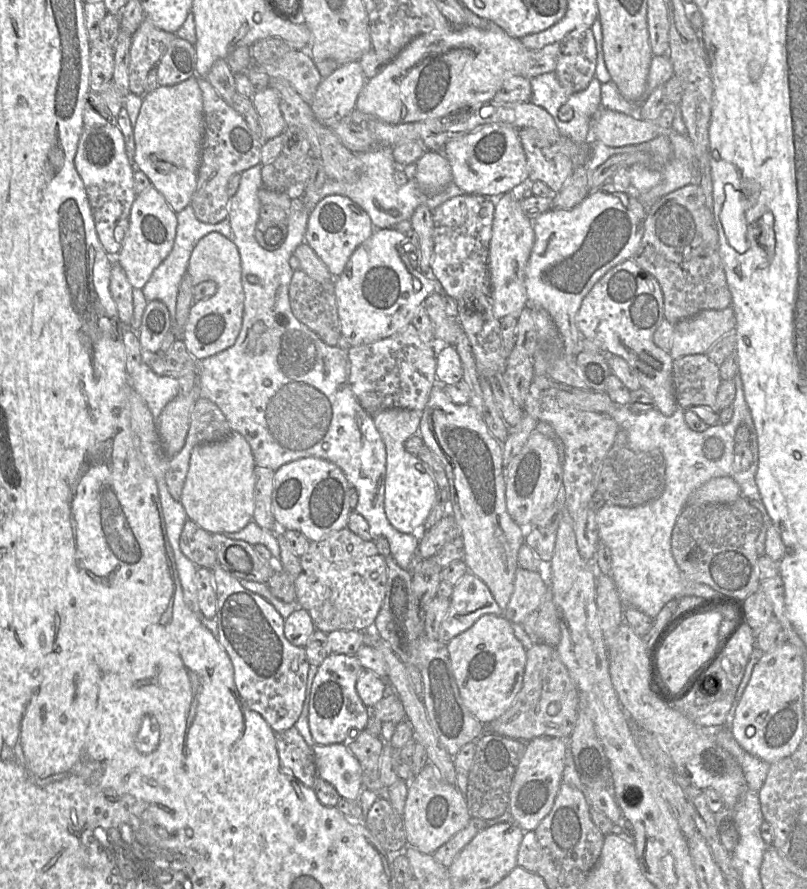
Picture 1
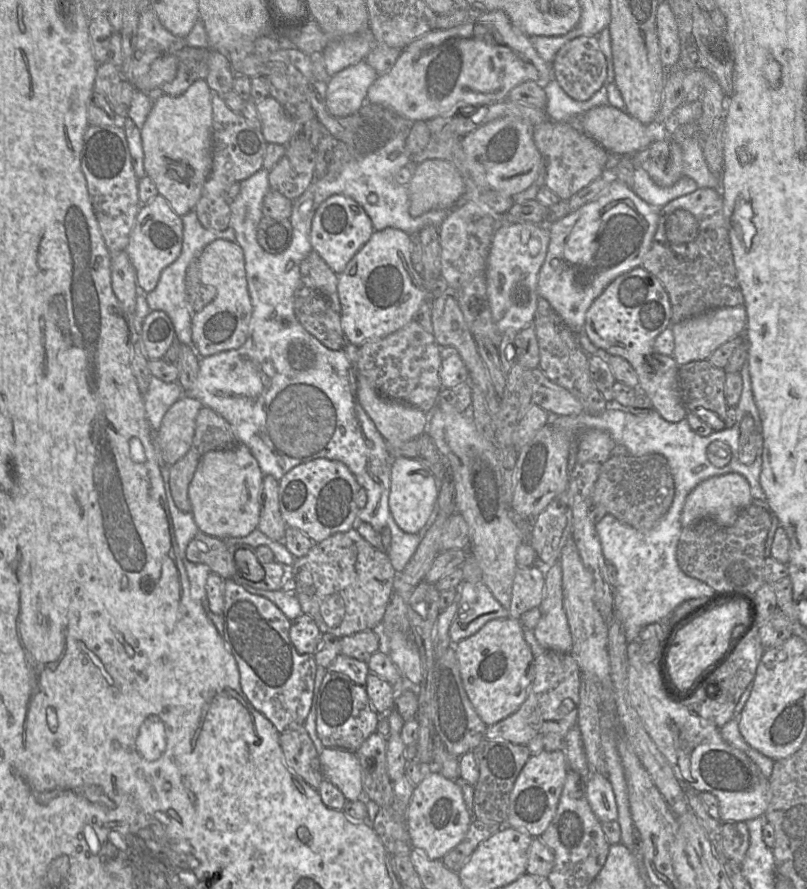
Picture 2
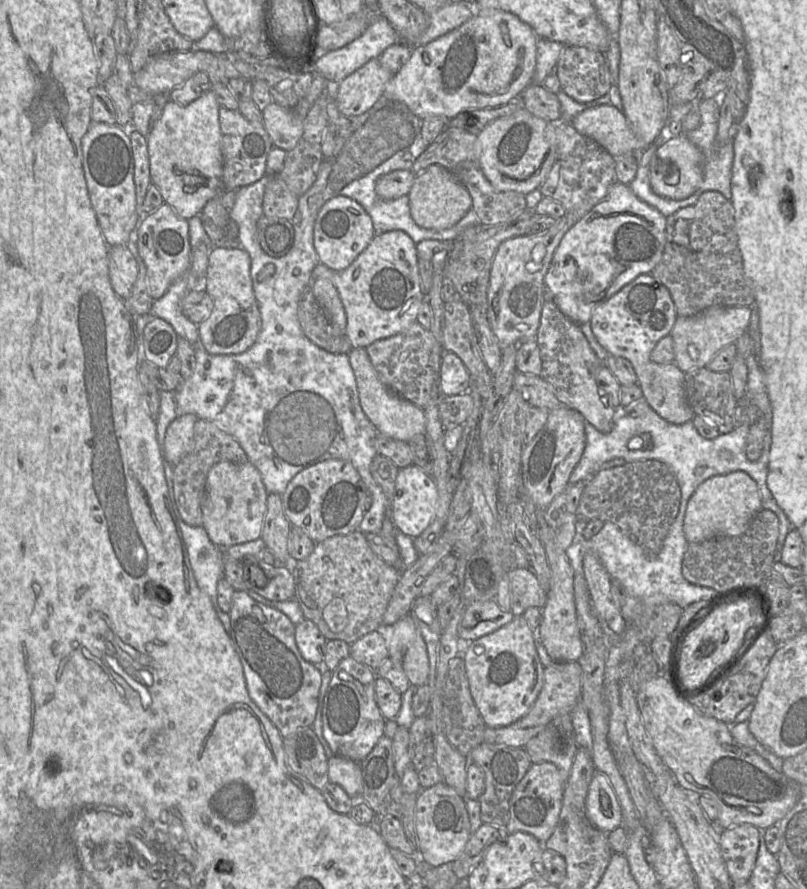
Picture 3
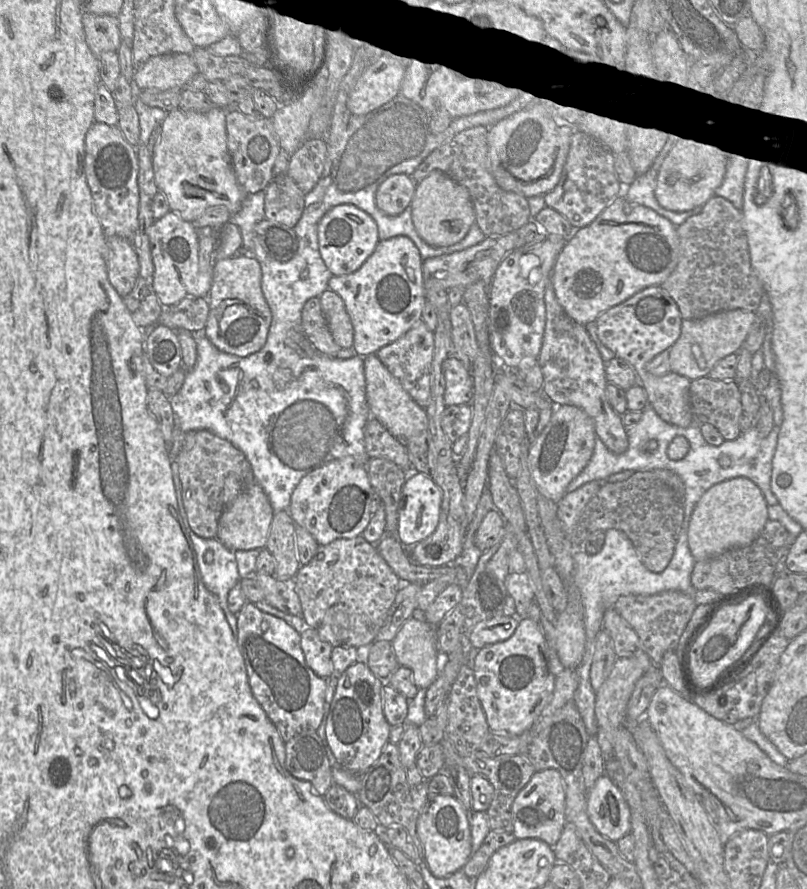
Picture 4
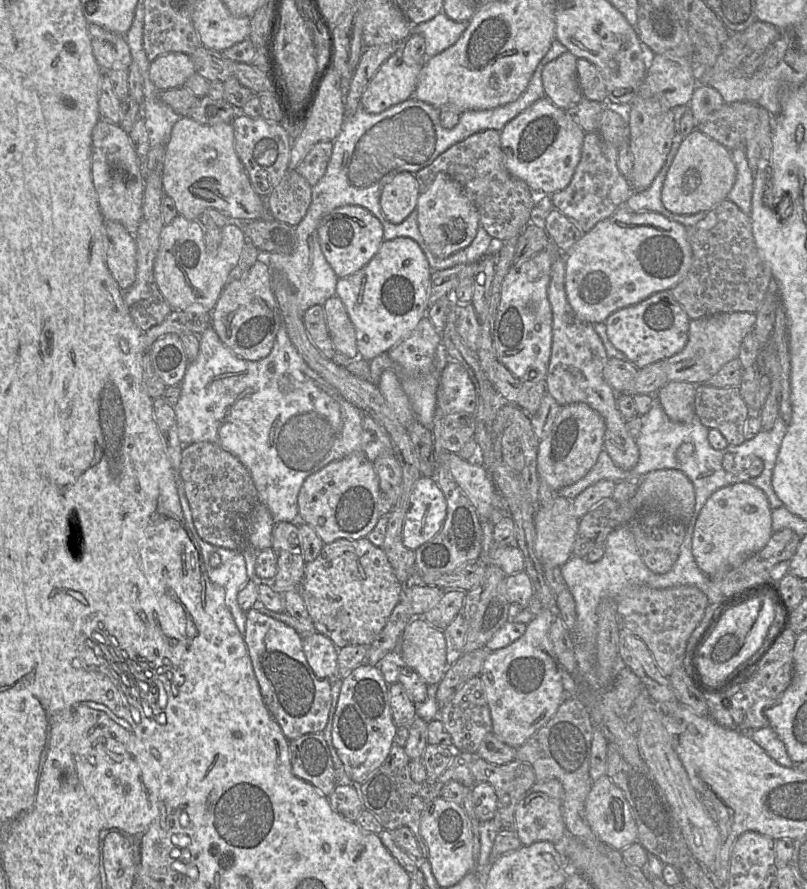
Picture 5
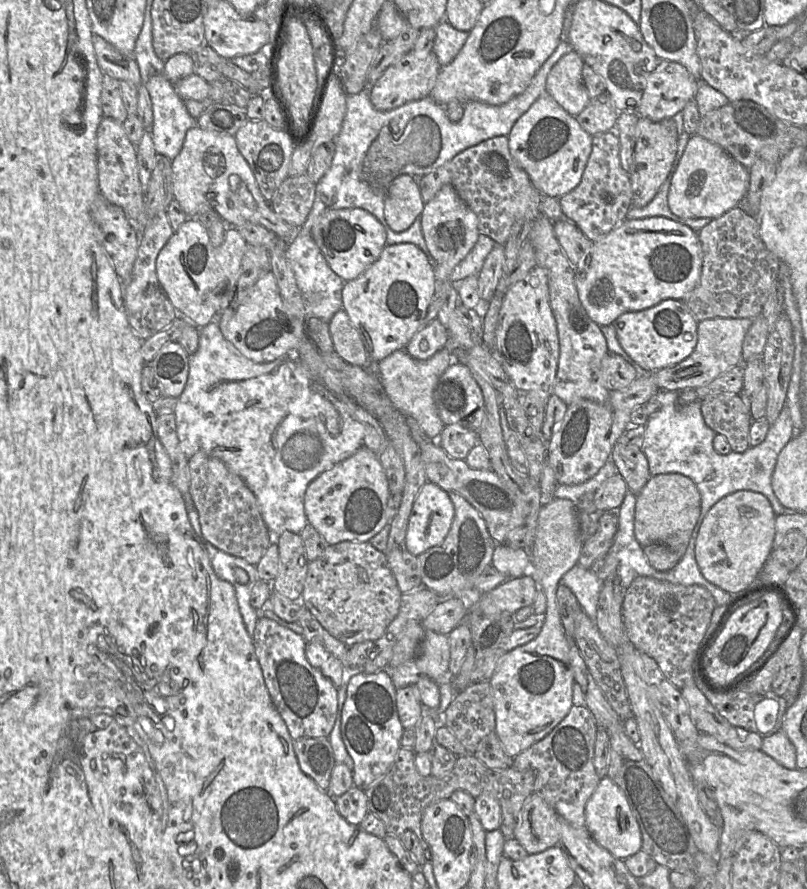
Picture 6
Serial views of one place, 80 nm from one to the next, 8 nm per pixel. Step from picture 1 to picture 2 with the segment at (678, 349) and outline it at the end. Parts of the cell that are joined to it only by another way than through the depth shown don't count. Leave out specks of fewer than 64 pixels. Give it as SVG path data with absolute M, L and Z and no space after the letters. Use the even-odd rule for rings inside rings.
M743 305L721 307L687 318L671 325L674 337L672 357L679 366L697 360L708 360L710 355L733 337L744 334L747 312Z

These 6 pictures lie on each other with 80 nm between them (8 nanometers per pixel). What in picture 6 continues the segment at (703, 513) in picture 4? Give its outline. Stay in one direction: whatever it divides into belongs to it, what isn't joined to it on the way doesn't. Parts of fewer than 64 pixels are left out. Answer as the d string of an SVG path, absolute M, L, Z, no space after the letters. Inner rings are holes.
M740 490L720 499L706 514L695 542L695 558L706 580L730 593L740 593L759 582L758 576L769 559L775 538L776 514L763 494Z

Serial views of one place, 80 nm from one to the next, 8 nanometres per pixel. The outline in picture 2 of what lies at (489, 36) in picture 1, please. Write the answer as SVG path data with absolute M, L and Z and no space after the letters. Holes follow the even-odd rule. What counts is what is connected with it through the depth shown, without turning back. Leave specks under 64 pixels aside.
M496 10L492 12L481 13L477 17L471 17L469 21L453 28L433 29L430 32L419 37L418 39L414 40L412 43L401 50L401 54L393 68L390 71L379 75L377 79L372 83L367 91L366 102L390 108L399 116L412 122L427 121L437 117L454 115L456 113L459 113L461 109L465 109L466 106L480 106L503 101L507 99L508 93L514 87L523 82L535 81L538 84L545 83L546 85L551 78L554 78L552 72L552 64L544 61L538 55L535 48L532 46L529 37L513 26L505 12Z

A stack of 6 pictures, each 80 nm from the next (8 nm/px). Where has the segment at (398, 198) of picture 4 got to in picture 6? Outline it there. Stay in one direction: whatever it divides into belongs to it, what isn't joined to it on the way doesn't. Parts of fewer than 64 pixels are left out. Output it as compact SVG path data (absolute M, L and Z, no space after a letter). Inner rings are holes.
M403 174L391 181L386 190L385 219L395 232L404 232L421 216L423 202L418 178Z

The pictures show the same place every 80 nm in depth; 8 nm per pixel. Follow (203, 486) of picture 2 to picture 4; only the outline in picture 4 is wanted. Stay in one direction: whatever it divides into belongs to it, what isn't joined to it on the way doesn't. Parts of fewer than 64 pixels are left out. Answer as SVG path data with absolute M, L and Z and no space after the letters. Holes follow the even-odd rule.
M257 482L246 485L221 514L216 538L231 551L264 549L274 512L267 495Z

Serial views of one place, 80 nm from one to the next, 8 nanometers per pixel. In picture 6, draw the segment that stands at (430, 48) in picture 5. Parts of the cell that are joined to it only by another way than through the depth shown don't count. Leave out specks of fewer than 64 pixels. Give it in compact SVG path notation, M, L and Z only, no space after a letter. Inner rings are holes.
M442 20L435 26L436 37L432 52L441 67L451 63L465 44L468 32L455 29L449 22Z

